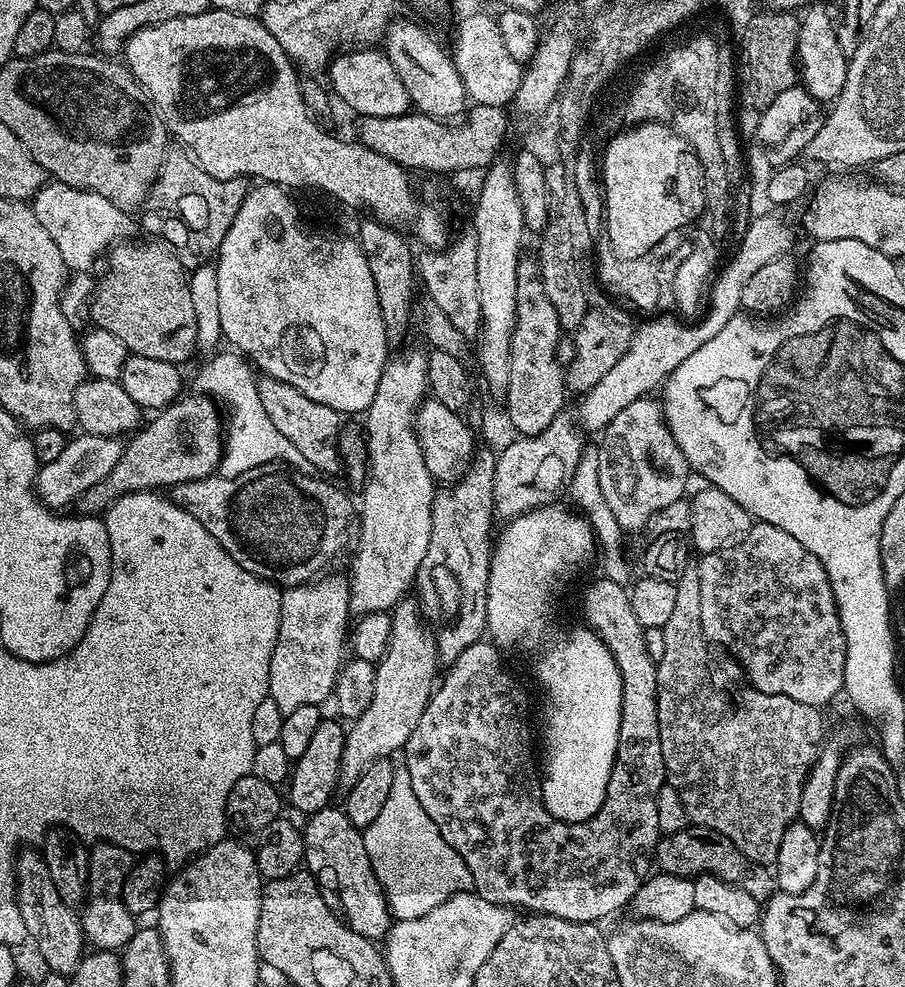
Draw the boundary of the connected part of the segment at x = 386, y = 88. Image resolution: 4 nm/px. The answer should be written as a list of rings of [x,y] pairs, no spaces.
[[[360,46],[333,56],[326,69],[326,77],[328,76],[329,80],[327,83],[335,99],[339,103],[341,100],[346,107],[353,108],[357,117],[403,116],[410,108],[406,86],[392,69],[388,55],[380,50],[375,52],[376,50],[372,46]]]

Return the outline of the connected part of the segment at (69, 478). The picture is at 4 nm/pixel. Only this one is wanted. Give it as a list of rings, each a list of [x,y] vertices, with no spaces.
[[[73,435],[66,450],[54,462],[39,465],[34,491],[45,508],[64,510],[67,504],[75,505],[90,486],[95,486],[110,474],[123,454],[125,445],[114,436]]]

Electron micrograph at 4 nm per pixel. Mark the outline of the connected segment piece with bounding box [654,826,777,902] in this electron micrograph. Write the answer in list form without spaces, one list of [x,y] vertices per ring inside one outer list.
[[[689,826],[677,832],[663,833],[656,844],[654,864],[659,871],[675,876],[717,876],[734,886],[742,886],[742,890],[746,890],[750,898],[761,902],[768,901],[773,892],[777,891],[776,877],[765,865],[756,864],[750,858],[746,858],[742,850],[734,846],[734,842],[709,828]]]

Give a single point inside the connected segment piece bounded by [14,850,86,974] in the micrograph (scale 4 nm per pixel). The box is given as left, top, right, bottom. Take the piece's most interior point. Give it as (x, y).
(53, 925)

